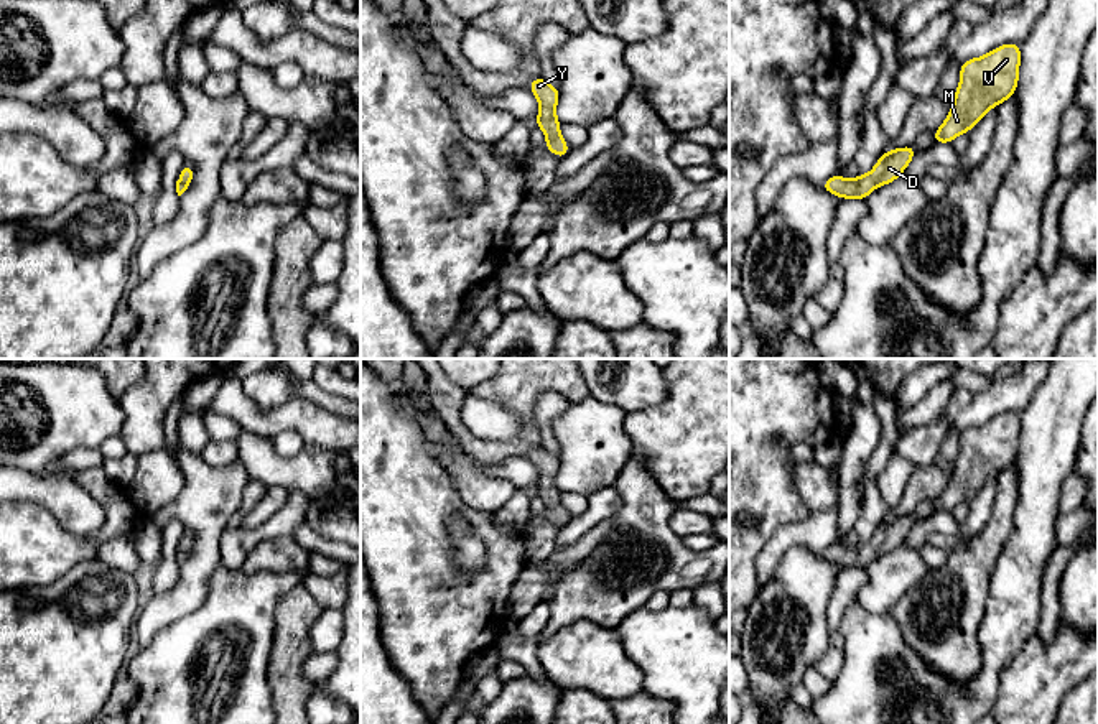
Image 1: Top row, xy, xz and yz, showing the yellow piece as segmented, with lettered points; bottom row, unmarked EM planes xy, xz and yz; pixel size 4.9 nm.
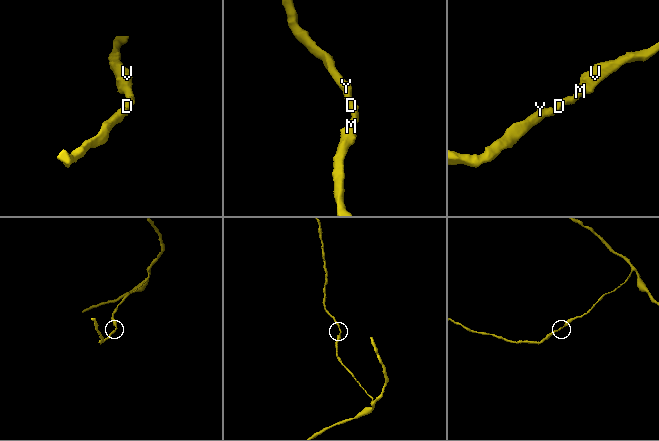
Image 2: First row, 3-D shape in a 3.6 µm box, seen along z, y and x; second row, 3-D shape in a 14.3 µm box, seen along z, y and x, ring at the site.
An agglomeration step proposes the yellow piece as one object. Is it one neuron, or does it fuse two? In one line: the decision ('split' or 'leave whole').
leave whole

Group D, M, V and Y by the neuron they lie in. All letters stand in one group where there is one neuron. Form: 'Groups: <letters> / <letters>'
Groups: D M V Y

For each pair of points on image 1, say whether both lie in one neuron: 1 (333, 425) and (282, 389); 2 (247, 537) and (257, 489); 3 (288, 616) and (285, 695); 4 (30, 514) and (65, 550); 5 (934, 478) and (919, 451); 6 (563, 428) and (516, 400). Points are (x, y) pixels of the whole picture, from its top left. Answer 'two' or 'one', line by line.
1: two
2: two
3: one
4: one
5: two
6: two

